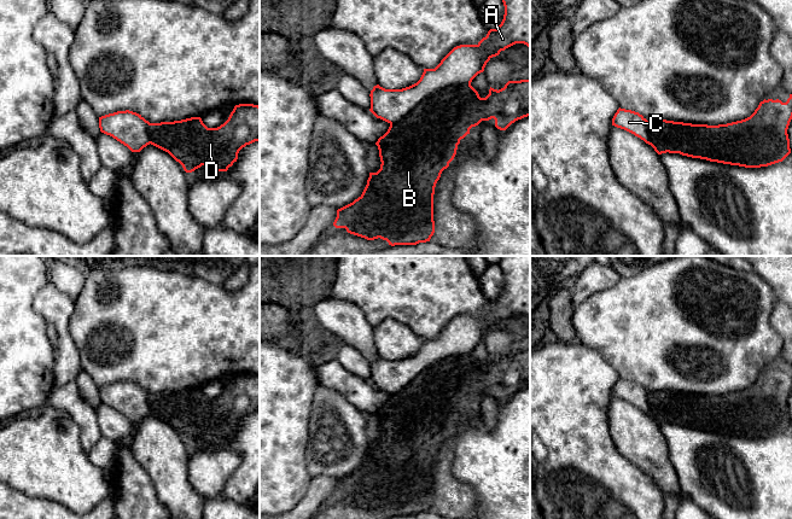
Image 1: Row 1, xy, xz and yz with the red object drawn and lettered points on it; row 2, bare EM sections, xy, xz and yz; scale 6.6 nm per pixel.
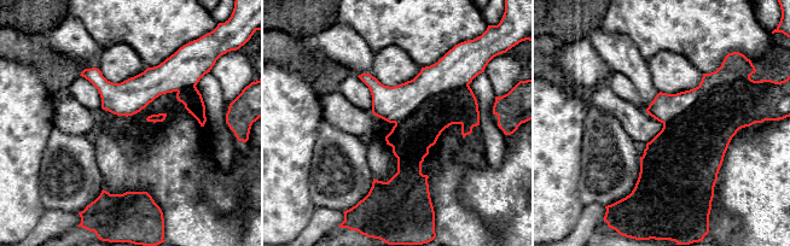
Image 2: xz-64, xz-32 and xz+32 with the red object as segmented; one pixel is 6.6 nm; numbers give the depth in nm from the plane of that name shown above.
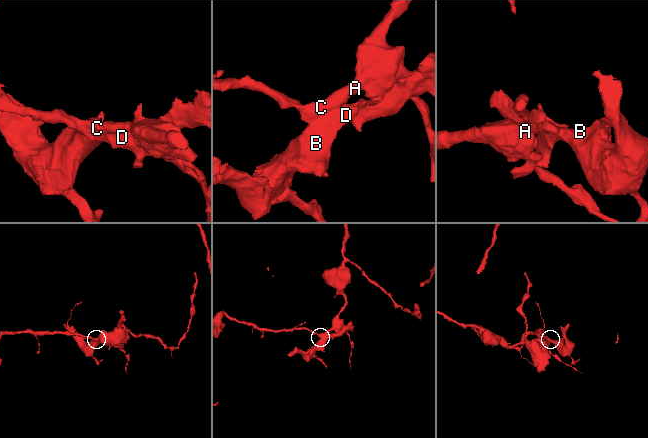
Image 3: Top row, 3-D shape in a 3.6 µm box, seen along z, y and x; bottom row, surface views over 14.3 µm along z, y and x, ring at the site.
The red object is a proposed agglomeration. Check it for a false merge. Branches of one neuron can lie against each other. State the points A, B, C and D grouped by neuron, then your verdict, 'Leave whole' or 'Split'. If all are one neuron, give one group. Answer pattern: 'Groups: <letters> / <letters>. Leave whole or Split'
Groups: A C / B D. Split

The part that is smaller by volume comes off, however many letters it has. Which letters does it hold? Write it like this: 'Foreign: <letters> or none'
Foreign: B, D

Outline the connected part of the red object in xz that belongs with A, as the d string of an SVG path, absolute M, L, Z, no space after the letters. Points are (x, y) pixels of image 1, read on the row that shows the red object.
M502 0L505 14L496 29L490 29L485 37L477 45L460 45L454 47L435 69L424 69L420 80L402 89L385 89L379 84L371 91L369 111L388 123L395 123L413 111L423 100L433 93L452 86L471 83L472 80L484 71L487 63L500 54L501 51L516 45L524 43L530 48L530 0Z

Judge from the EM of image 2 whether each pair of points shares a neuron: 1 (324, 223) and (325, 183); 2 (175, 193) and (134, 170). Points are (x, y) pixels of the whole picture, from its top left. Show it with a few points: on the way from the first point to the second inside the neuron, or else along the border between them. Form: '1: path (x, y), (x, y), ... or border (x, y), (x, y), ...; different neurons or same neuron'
1: border (315, 206), (333, 208), (342, 212); different neurons
2: path (166, 183), (152, 170), (144, 170); same neuron

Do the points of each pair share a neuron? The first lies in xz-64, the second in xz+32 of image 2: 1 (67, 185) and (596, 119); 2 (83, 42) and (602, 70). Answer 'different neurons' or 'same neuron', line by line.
1: same neuron
2: different neurons

